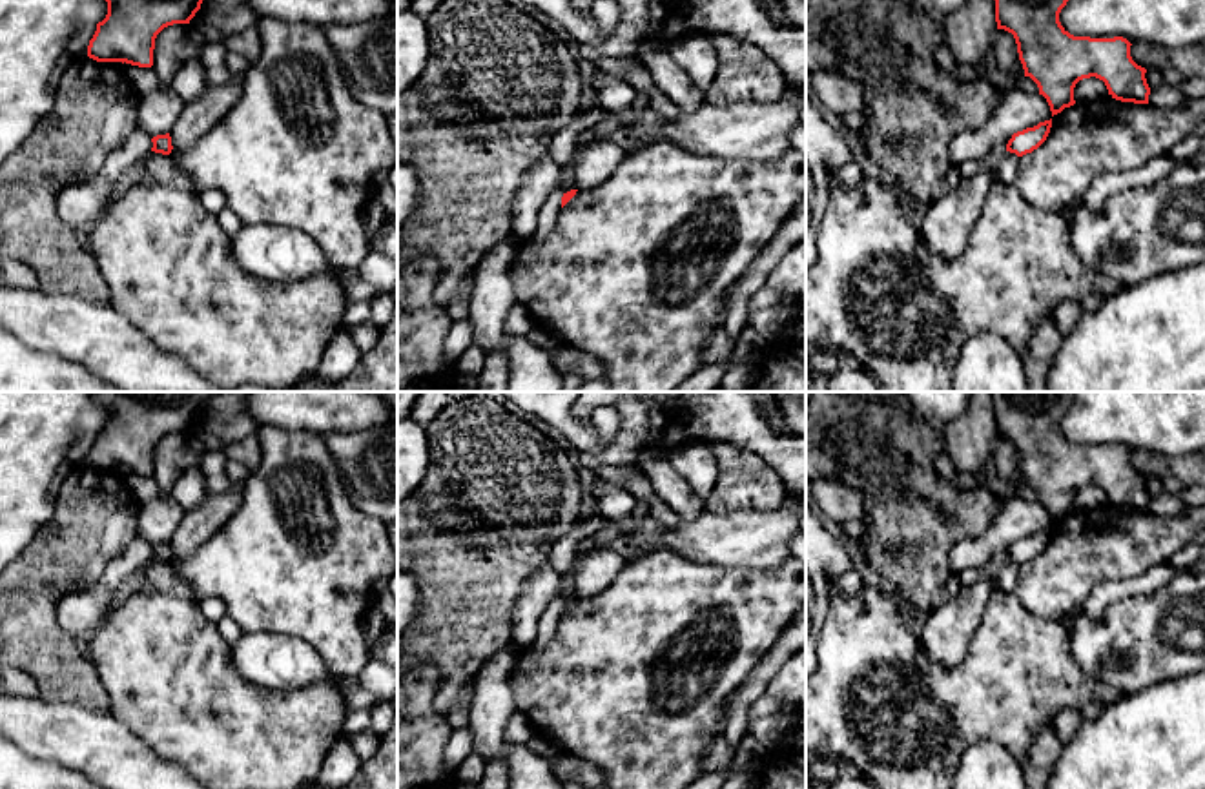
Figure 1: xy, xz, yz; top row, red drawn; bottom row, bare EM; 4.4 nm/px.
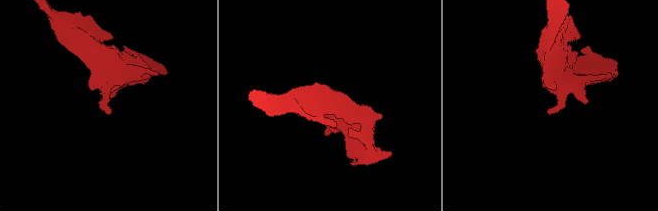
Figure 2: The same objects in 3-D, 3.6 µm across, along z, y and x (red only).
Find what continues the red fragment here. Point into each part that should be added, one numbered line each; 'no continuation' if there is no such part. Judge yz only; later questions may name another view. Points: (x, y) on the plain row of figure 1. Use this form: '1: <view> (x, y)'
no continuation

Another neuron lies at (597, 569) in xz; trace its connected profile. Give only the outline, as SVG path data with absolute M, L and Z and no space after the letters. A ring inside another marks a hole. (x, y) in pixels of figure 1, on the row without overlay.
M596 547L576 558L569 585L578 598L592 598L605 590L625 567L625 559L607 547Z

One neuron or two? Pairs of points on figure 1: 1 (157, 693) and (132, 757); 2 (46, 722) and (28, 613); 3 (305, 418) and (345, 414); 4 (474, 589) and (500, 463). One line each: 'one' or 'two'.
1: two
2: two
3: one
4: one

